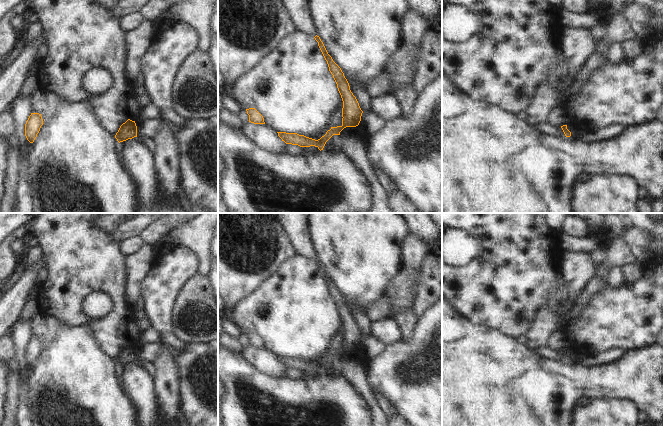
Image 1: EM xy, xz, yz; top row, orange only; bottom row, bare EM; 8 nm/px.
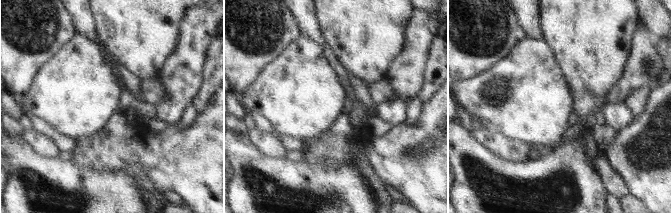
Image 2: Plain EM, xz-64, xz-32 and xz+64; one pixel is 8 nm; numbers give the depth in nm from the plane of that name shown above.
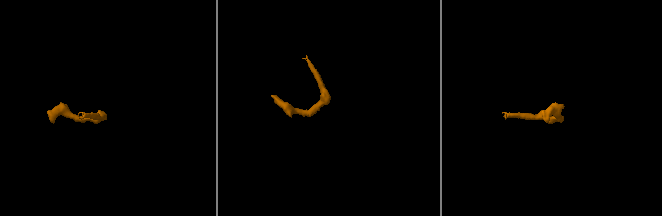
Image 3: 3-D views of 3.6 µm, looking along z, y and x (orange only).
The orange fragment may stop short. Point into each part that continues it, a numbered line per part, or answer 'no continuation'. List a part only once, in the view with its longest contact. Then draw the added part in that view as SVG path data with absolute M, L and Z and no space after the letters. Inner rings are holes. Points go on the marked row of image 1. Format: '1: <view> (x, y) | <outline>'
1: xz (298, 10) | M281 0L281 2L296 30L313 37L317 35L309 13L308 0Z

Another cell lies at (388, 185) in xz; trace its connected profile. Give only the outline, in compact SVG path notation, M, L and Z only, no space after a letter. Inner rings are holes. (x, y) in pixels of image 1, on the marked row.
M376 173L376 176L378 182L388 194L397 191L397 187L394 182L385 177L382 173Z

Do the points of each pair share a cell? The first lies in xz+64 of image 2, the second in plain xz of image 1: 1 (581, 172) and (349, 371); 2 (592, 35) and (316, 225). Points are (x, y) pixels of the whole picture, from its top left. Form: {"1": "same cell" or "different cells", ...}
{"1": "different cells", "2": "same cell"}

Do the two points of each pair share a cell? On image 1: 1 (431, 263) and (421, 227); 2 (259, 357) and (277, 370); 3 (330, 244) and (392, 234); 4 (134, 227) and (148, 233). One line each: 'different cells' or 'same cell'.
1: different cells
2: same cell
3: same cell
4: different cells

